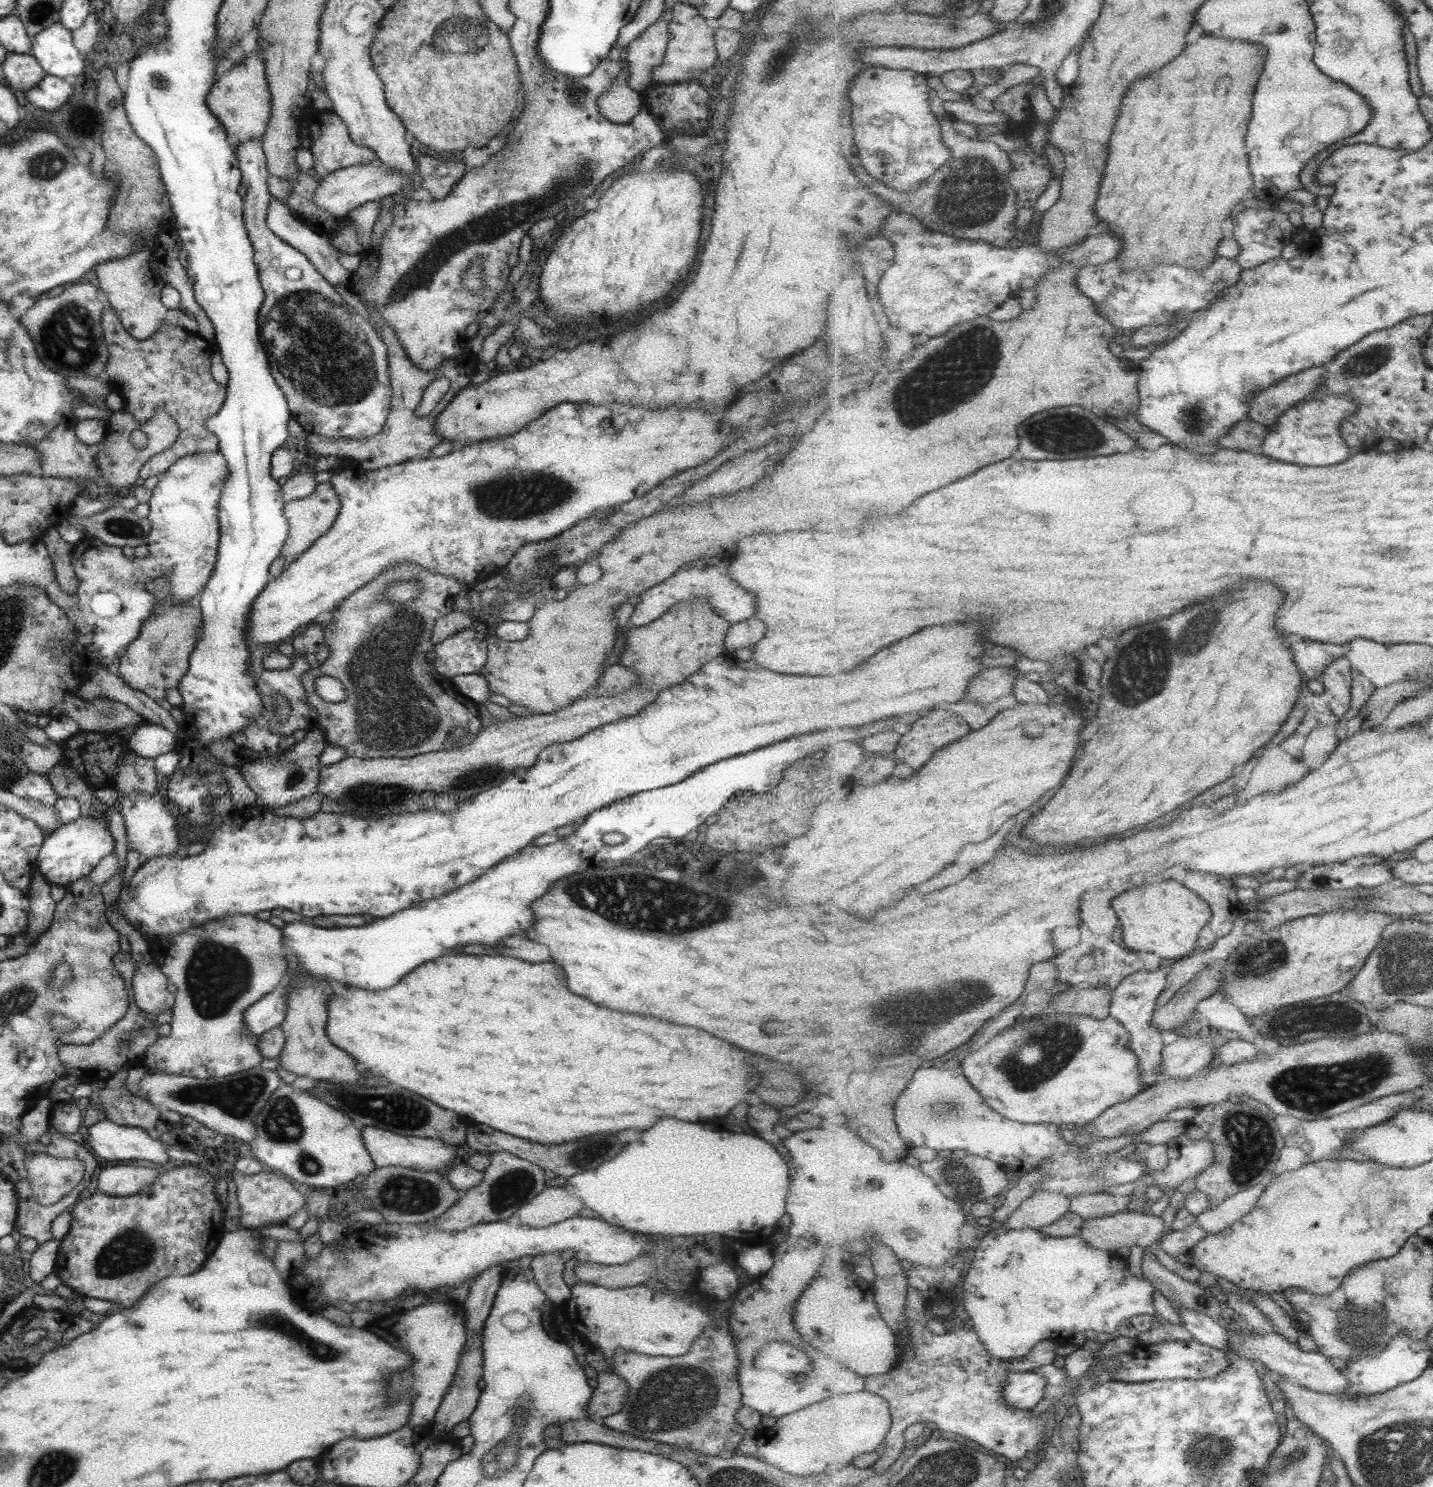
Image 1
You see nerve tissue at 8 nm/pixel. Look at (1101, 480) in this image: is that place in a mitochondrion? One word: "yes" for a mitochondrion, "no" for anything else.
no

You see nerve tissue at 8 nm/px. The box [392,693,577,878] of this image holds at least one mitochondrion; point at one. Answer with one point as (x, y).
(474, 779)

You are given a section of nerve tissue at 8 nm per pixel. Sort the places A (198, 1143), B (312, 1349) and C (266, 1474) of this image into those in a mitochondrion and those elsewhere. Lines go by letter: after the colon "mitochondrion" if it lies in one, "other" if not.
A: other
B: mitochondrion
C: other

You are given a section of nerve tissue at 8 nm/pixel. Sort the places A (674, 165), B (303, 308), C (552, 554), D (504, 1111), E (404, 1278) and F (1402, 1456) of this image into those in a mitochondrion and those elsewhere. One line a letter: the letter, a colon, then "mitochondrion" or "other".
A: other
B: mitochondrion
C: mitochondrion
D: other
E: other
F: mitochondrion

